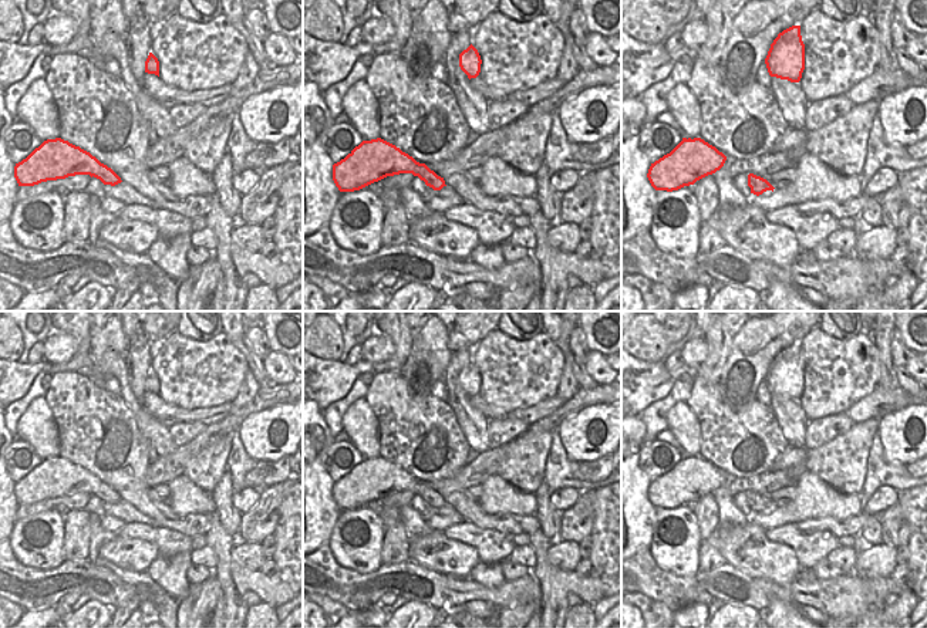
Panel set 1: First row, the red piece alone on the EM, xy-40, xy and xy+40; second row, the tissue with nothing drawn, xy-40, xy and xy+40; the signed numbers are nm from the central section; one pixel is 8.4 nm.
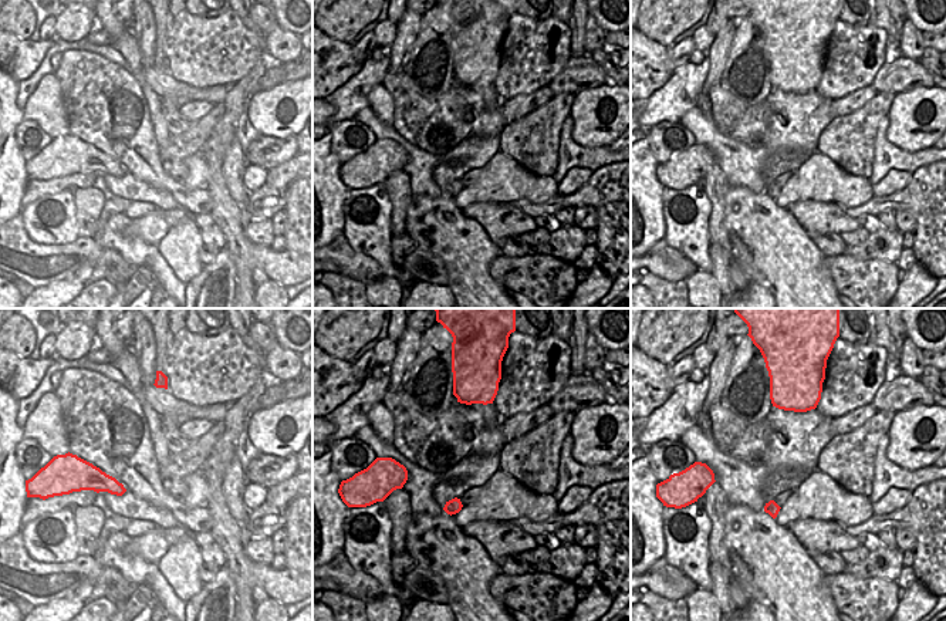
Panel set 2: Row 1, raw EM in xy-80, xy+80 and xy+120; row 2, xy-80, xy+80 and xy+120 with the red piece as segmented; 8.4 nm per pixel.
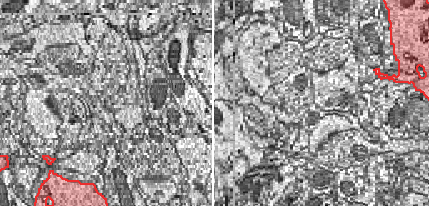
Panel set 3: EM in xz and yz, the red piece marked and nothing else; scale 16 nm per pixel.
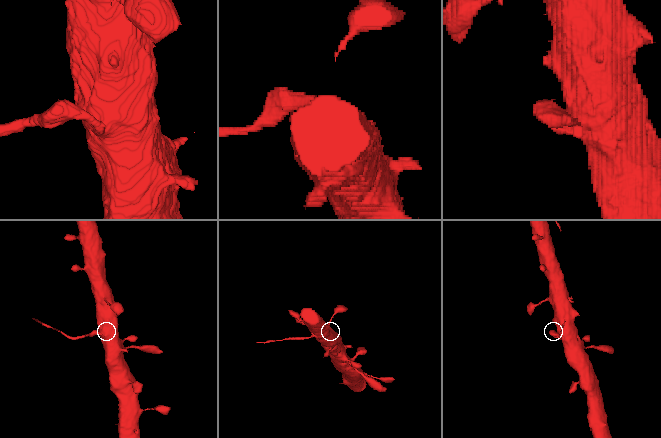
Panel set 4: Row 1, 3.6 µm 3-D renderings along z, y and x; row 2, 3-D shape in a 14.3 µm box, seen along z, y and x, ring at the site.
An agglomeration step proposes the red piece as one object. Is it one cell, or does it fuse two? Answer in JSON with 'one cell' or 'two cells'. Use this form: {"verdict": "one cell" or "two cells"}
{"verdict": "two cells"}

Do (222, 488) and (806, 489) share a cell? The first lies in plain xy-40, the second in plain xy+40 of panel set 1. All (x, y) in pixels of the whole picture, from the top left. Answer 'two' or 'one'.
two

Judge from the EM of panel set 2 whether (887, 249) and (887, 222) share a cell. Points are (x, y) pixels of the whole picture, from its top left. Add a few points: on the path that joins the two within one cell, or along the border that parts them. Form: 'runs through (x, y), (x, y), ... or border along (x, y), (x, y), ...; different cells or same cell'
border along (881, 225), (895, 230); different cells

